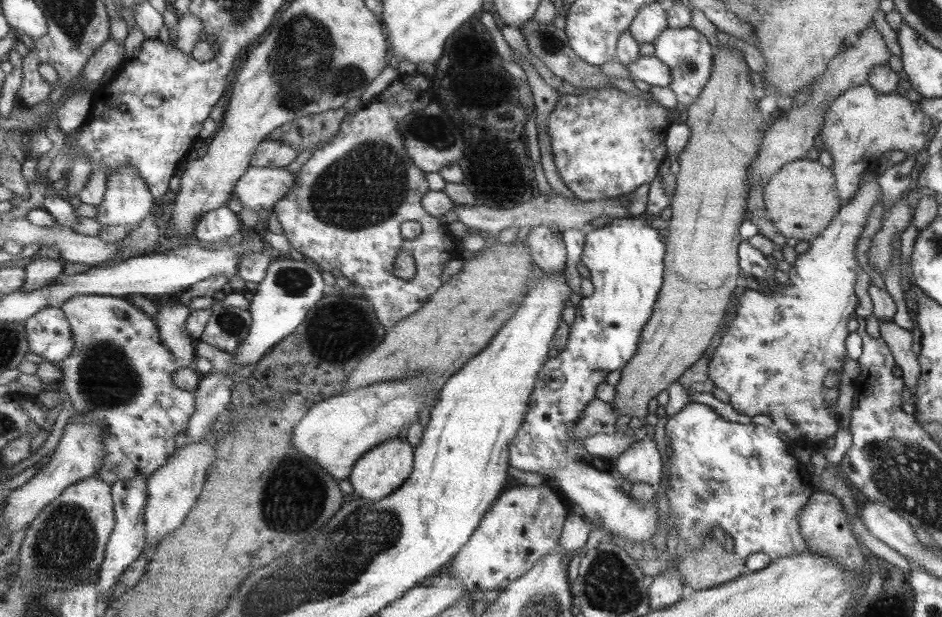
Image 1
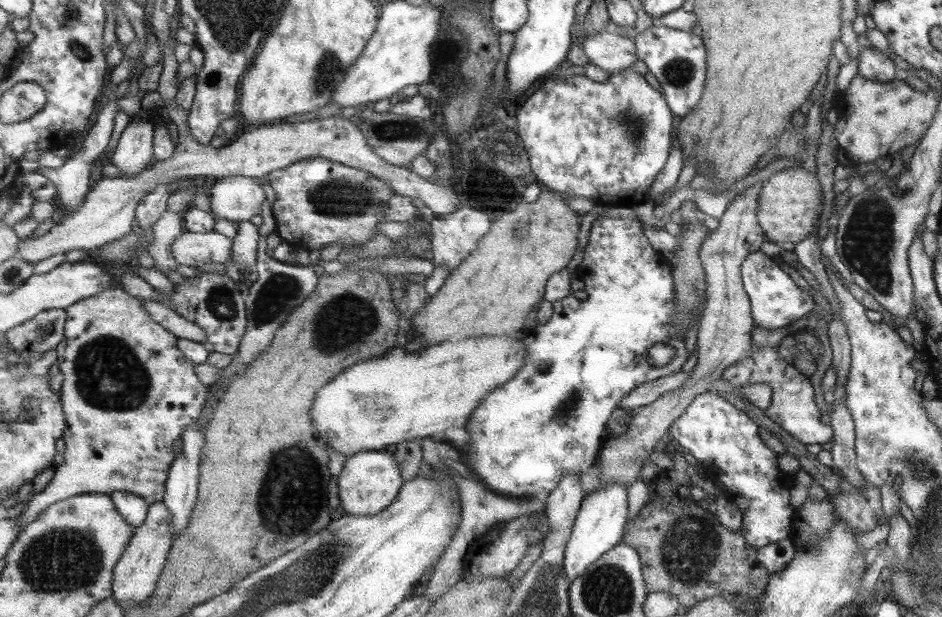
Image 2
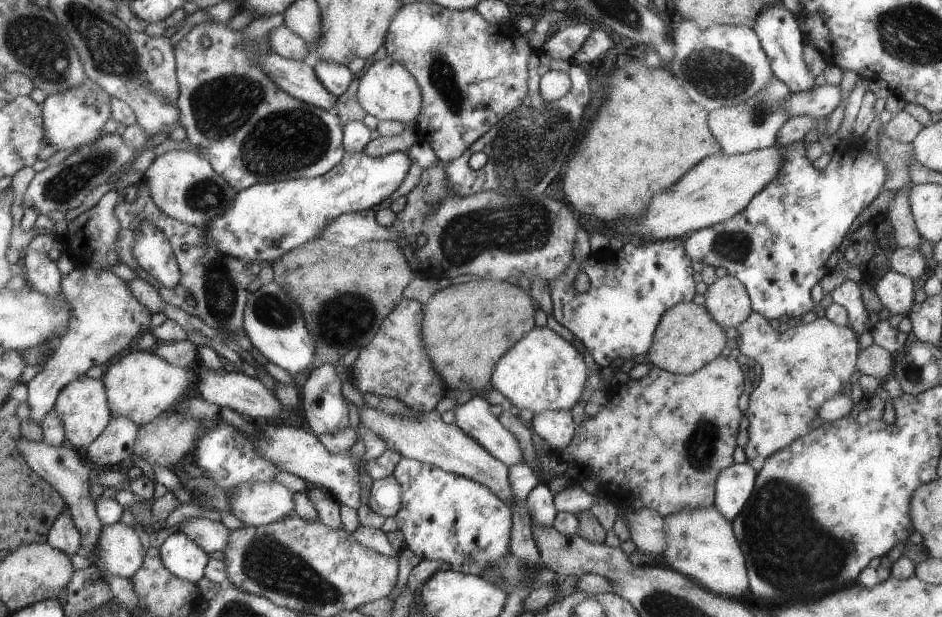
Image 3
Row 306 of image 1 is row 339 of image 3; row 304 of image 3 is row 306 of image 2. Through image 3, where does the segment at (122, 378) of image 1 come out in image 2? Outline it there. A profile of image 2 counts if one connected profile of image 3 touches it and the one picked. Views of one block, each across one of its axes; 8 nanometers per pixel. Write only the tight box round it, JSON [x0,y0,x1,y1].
[17,281,207,530]

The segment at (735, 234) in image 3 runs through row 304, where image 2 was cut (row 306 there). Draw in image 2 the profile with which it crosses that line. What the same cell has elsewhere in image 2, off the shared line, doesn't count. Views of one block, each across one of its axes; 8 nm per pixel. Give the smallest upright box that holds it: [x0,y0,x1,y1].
[740,250,816,332]

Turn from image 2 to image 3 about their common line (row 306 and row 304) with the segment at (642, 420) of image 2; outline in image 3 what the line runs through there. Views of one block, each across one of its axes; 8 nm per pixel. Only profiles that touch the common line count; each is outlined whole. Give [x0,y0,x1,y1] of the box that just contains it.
[703,274,751,327]

